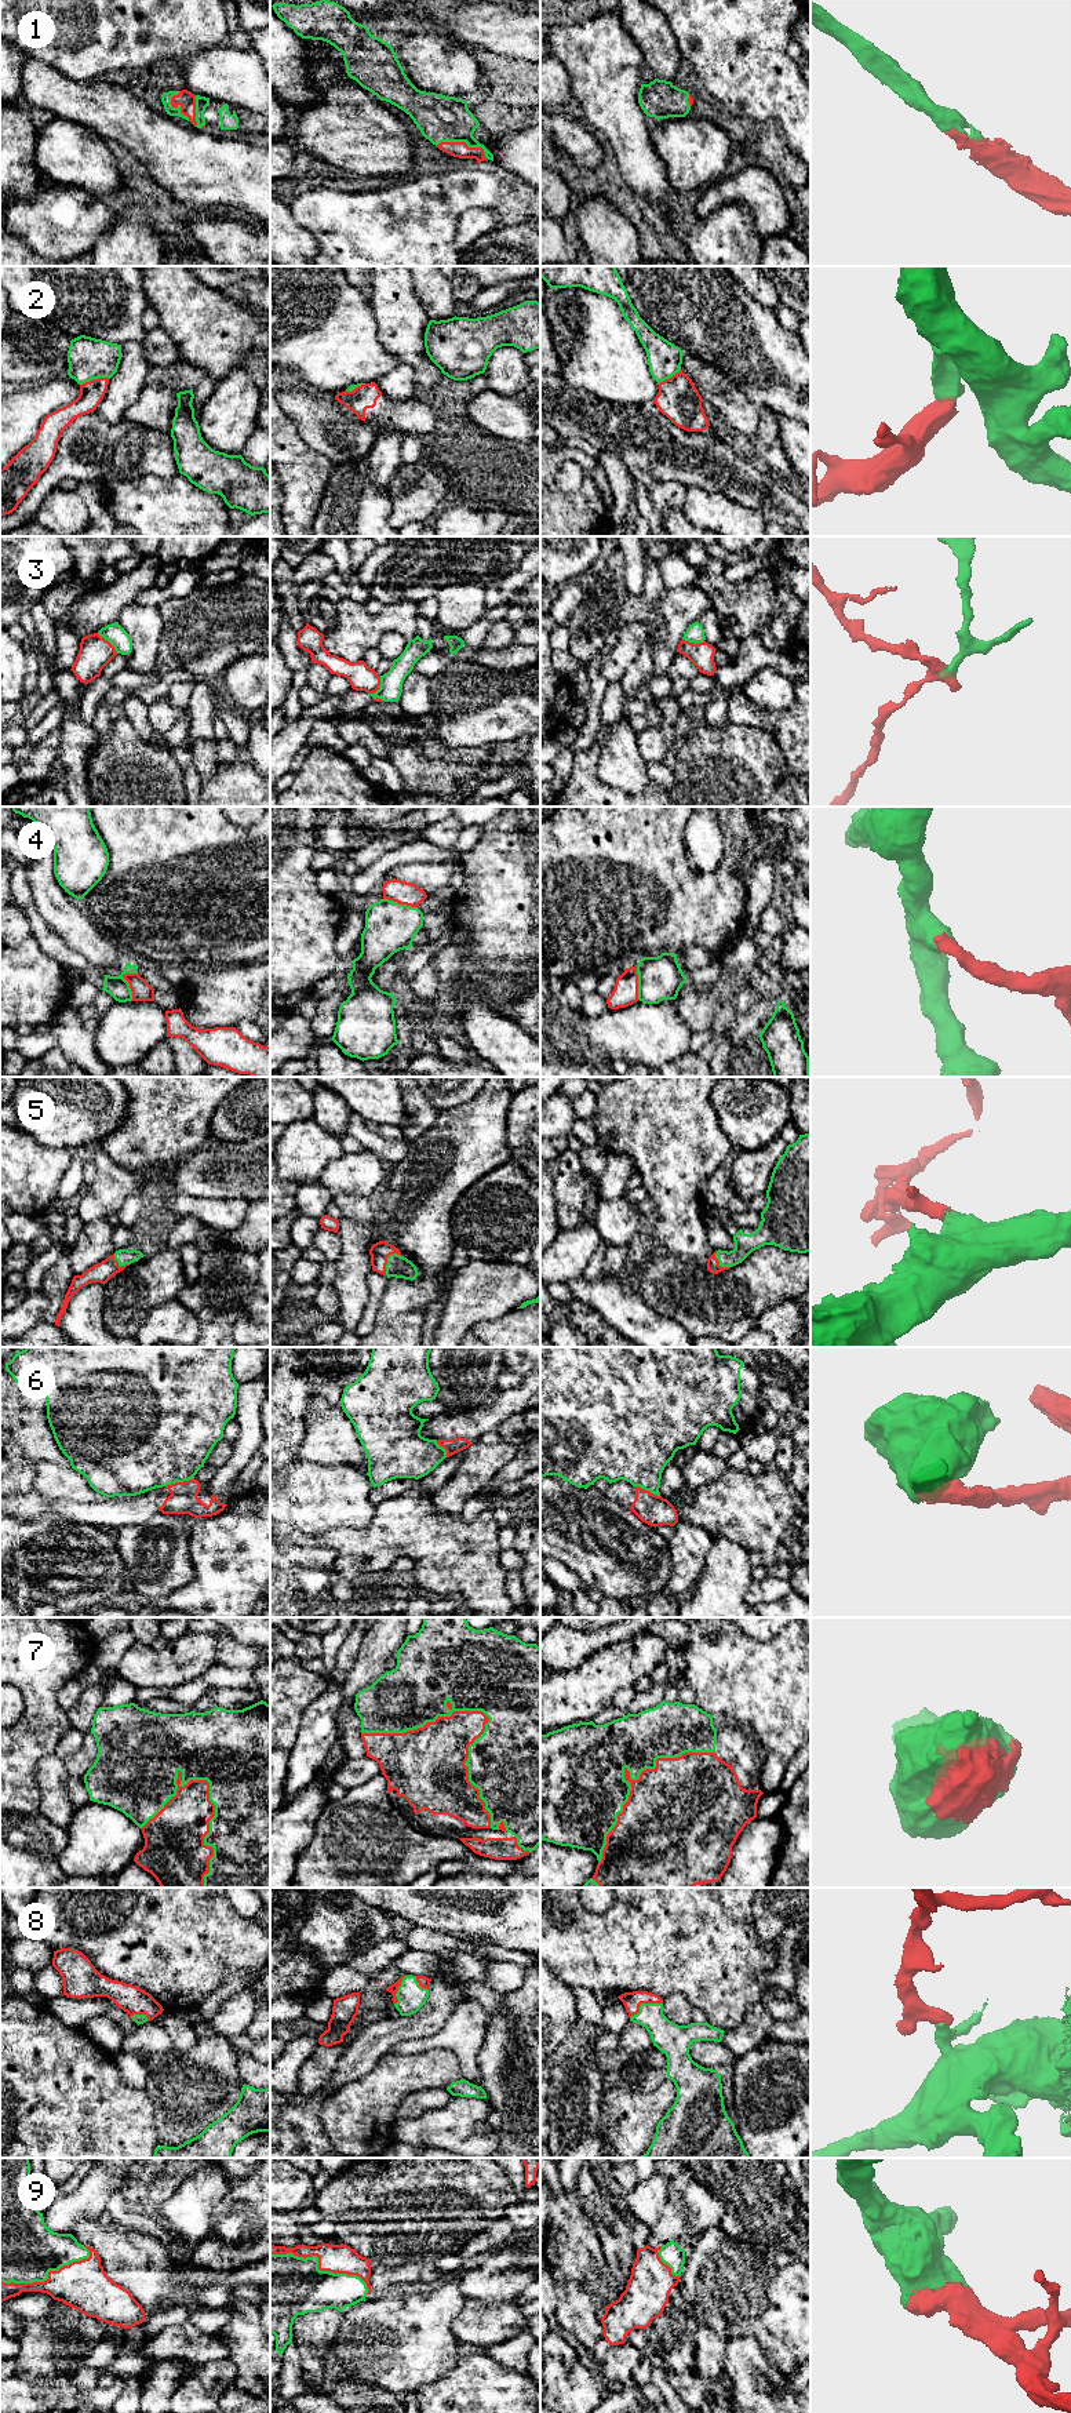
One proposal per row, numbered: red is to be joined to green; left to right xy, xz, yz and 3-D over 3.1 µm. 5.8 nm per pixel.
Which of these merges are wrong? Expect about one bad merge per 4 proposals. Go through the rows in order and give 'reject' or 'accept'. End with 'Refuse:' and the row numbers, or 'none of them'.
1: accept
2: reject
3: reject
4: reject
5: accept
6: reject
7: accept
8: accept
9: accept
Refuse: 2, 3, 4, 6

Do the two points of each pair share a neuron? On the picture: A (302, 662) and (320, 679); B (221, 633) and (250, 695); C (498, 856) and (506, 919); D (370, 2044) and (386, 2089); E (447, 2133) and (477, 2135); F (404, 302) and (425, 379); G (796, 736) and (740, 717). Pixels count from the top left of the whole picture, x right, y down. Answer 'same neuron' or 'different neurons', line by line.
A: different neurons
B: different neurons
C: same neuron
D: different neurons
E: same neuron
F: same neuron
G: same neuron

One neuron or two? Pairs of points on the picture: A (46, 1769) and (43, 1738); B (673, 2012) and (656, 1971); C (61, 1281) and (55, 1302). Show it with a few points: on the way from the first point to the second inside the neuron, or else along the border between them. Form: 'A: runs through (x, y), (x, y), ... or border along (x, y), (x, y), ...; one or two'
A: border along (53, 1753), (42, 1757), (37, 1762), (37, 1789); two
B: border along (663, 1998), (671, 1994), (681, 1994), (694, 2006); two
C: runs through (55, 1287), (55, 1296); one

